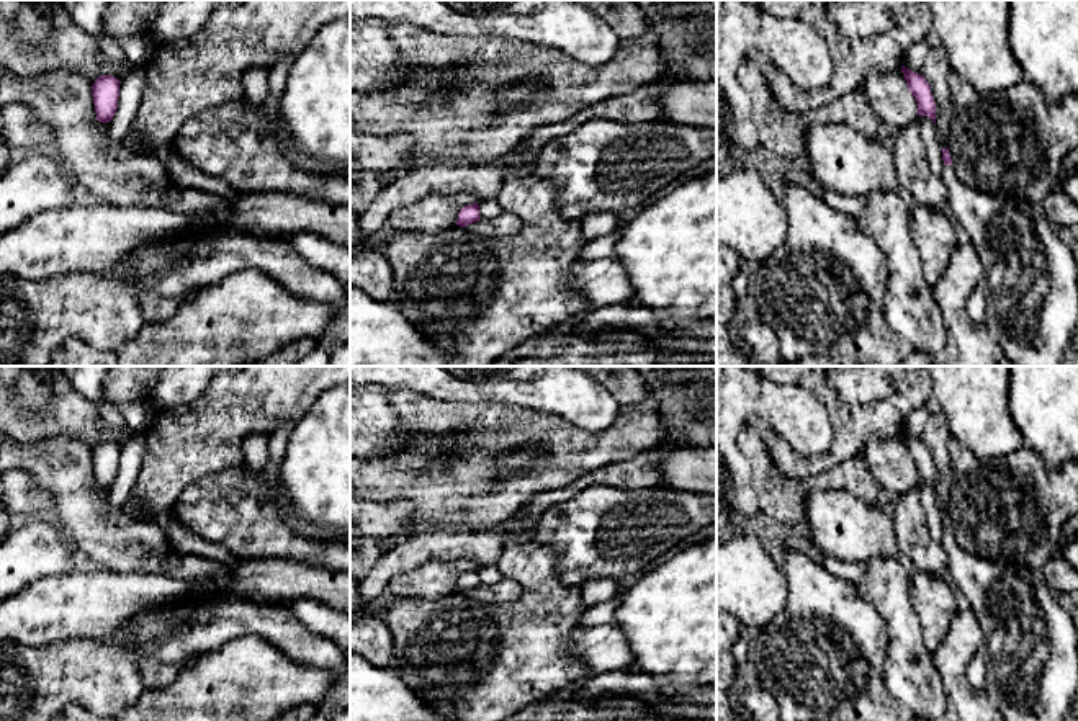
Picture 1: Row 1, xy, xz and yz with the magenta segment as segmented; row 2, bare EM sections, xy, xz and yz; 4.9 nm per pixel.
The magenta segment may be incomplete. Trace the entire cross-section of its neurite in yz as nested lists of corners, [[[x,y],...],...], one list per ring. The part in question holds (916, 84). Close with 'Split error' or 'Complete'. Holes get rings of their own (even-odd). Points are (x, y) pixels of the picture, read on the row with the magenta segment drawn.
[[[901,65],[901,72],[908,83],[908,90],[913,93],[916,100],[918,114],[931,118],[936,124],[936,103],[929,83],[921,74],[916,74],[906,69],[905,65]]]. Complete

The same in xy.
[[[100,75],[92,85],[95,114],[100,123],[110,123],[118,108],[119,80],[111,75]]]. Complete

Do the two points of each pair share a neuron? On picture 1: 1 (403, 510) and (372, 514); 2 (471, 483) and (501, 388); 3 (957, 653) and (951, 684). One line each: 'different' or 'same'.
1: same
2: different
3: same

